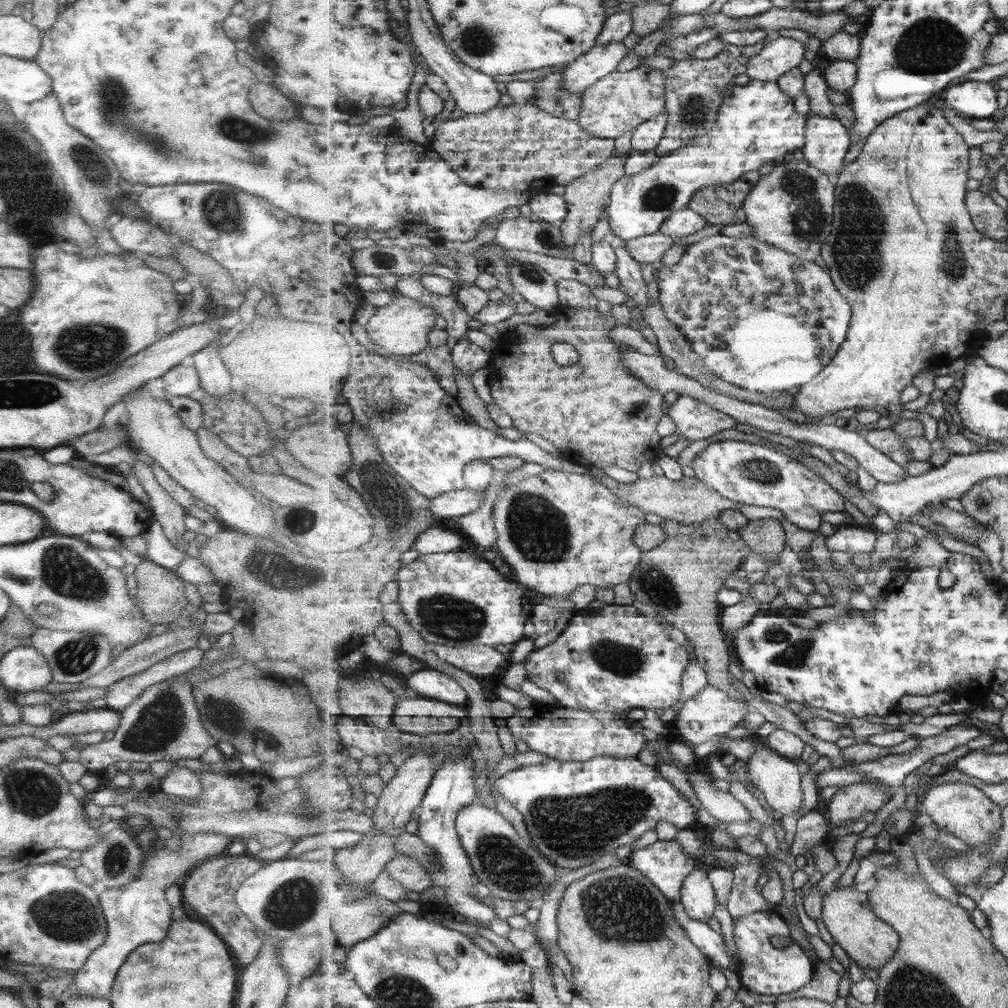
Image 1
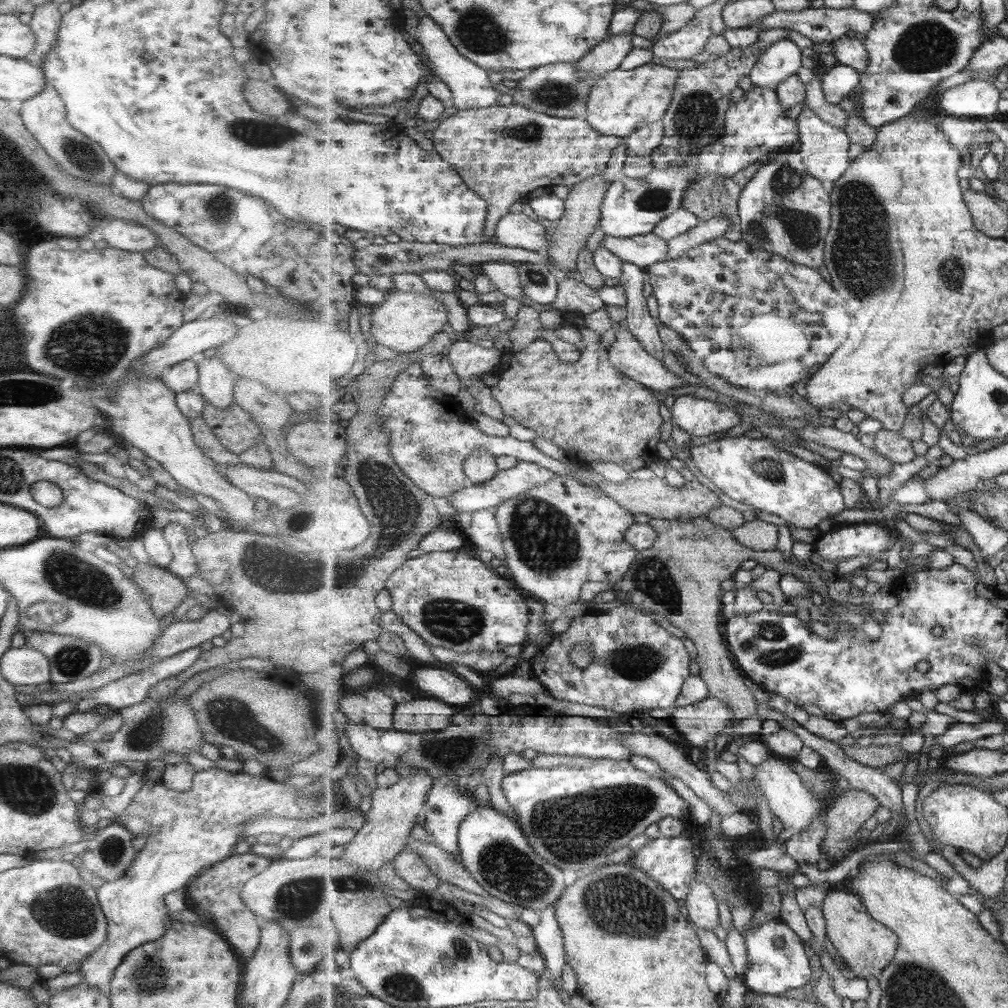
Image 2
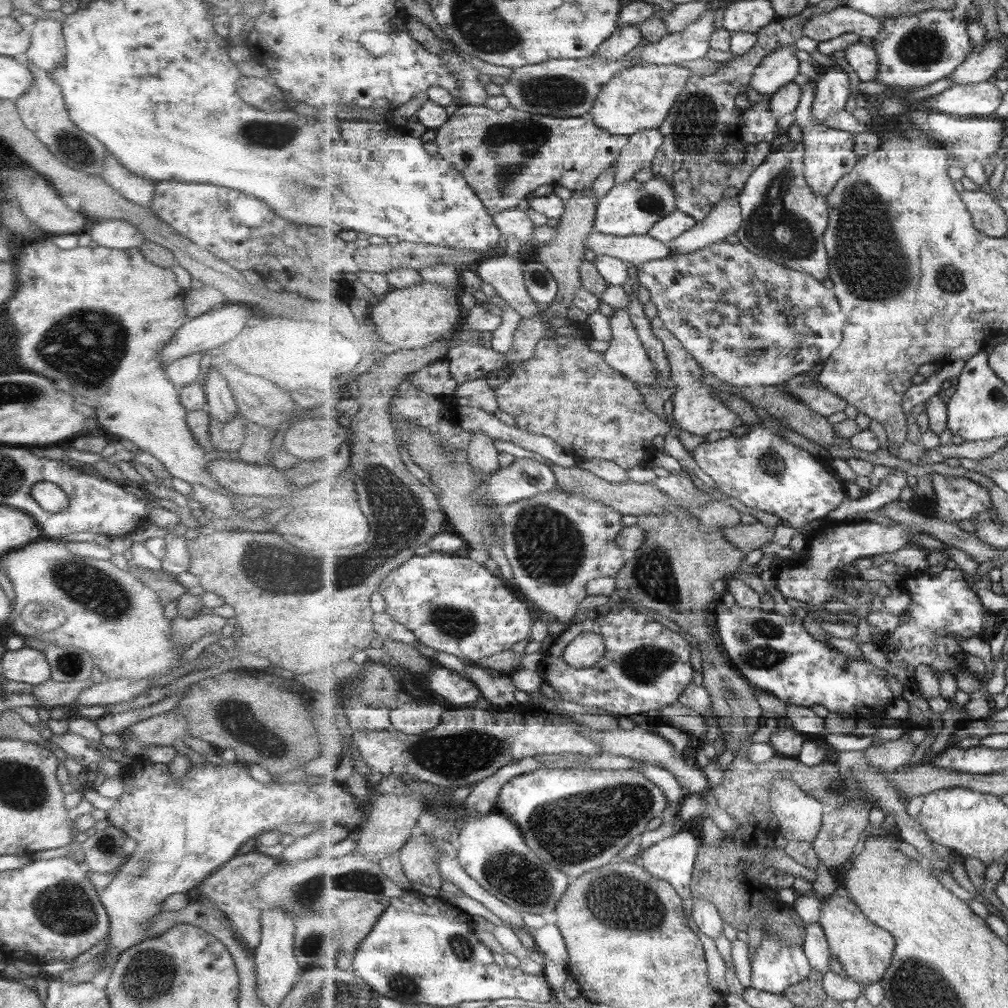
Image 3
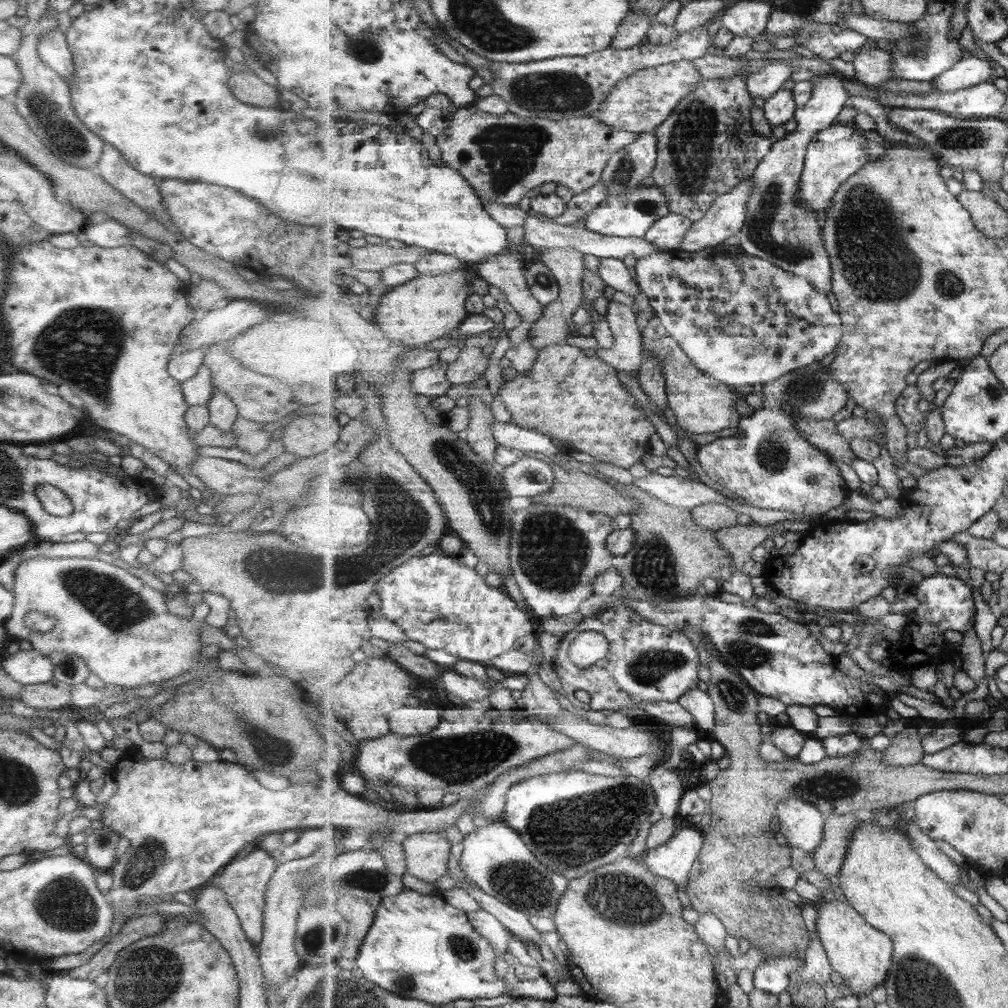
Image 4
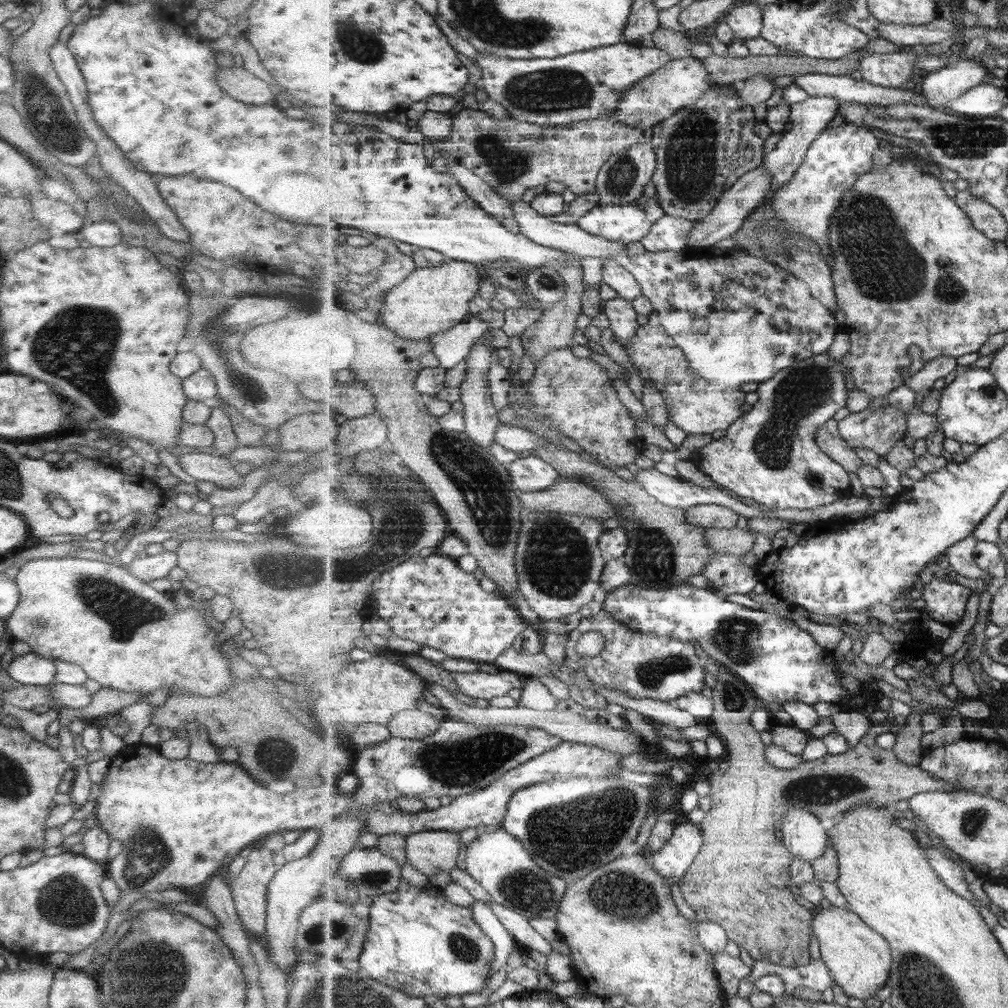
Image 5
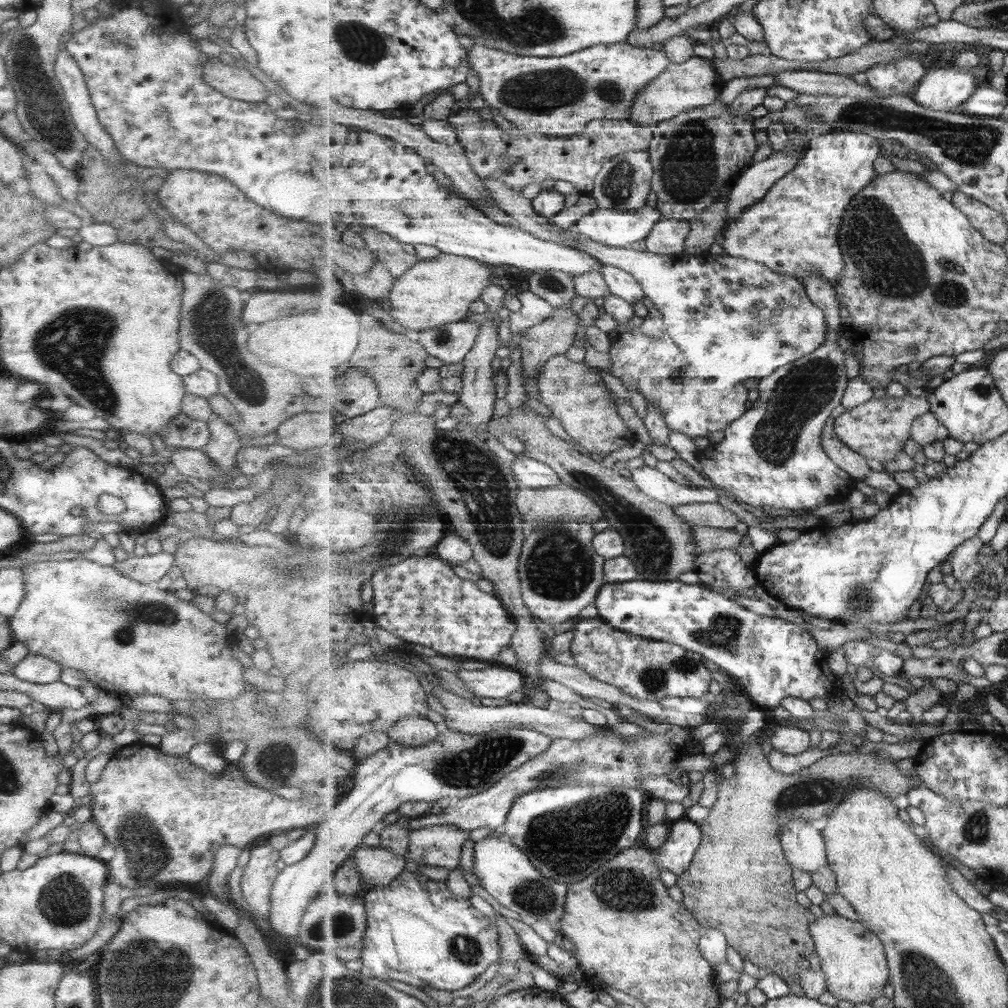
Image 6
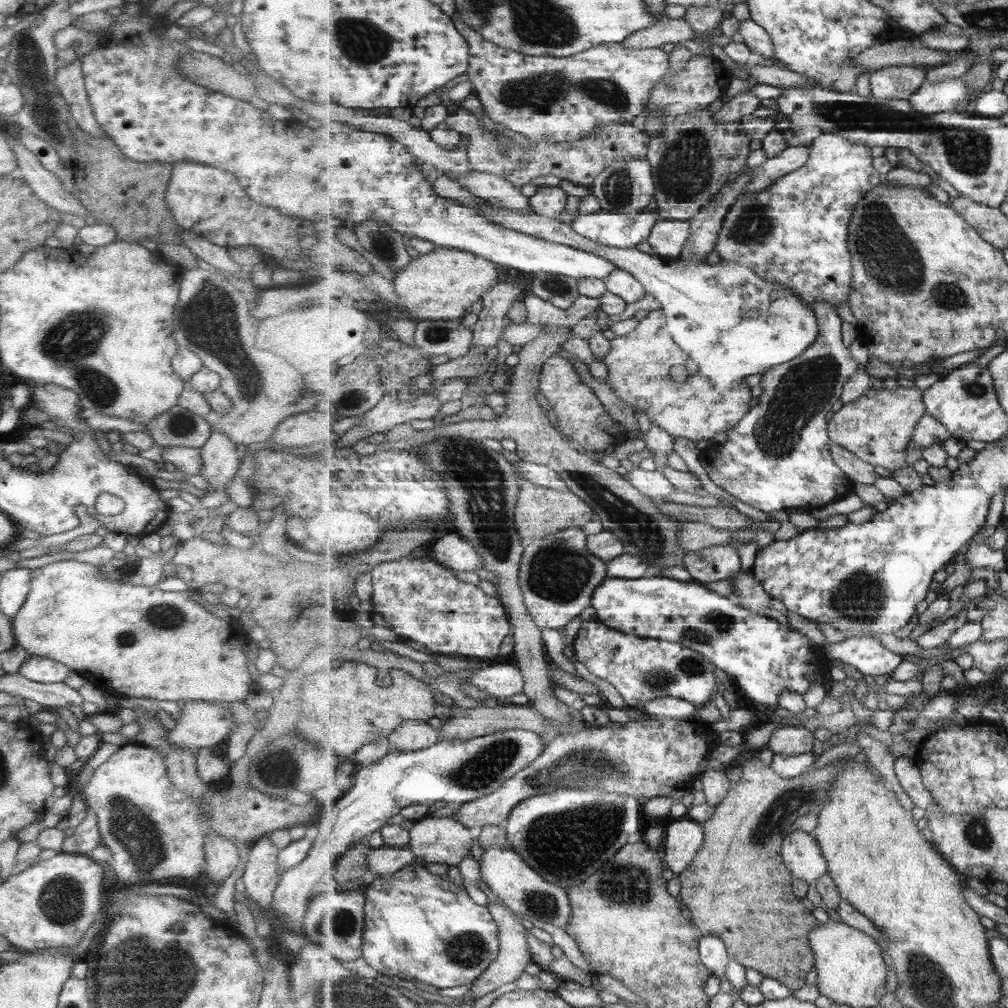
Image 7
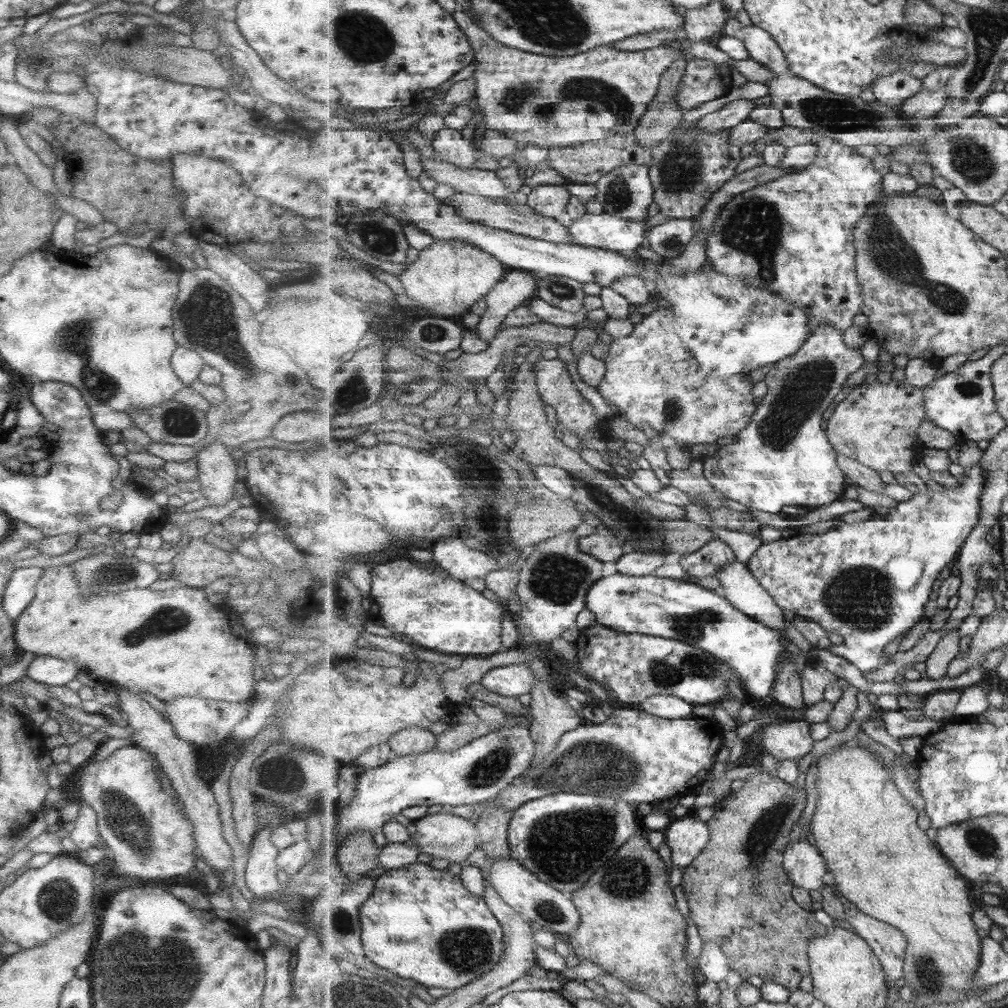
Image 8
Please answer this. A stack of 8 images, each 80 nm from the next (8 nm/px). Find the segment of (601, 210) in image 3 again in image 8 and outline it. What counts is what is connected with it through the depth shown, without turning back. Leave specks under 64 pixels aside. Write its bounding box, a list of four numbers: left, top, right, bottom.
[569,213,647,255]

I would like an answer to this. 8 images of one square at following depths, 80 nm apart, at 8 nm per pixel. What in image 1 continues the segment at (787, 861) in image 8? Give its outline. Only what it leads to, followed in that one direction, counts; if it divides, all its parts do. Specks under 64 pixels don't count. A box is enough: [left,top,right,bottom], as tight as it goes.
[747,734,805,816]

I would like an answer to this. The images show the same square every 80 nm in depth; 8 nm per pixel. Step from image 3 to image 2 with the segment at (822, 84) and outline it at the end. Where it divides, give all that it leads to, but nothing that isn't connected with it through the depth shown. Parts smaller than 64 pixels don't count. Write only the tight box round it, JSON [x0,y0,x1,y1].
[821,62,860,104]

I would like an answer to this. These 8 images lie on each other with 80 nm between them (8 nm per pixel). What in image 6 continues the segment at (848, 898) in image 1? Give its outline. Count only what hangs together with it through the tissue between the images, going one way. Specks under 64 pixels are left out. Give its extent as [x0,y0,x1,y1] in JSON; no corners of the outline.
[811,913,891,1005]

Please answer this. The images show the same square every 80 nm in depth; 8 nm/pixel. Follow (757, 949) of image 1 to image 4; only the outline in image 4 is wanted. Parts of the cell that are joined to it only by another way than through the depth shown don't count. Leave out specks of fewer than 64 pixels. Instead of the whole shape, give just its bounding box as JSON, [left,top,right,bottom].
[754,952,805,994]

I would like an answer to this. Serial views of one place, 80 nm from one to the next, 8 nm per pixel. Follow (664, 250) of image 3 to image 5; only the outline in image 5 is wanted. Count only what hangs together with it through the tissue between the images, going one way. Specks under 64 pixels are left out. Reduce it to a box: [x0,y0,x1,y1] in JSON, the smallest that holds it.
[510,199,626,259]

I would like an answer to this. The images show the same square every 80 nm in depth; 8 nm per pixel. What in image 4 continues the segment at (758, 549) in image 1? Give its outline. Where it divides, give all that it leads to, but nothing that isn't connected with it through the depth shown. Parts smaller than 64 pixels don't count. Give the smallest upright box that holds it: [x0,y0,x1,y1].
[716,525,785,576]

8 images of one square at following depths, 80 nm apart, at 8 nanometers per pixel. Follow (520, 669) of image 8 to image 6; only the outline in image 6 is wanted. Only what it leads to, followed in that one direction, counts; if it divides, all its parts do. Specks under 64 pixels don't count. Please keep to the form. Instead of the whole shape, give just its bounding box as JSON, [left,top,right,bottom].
[458,664,524,699]

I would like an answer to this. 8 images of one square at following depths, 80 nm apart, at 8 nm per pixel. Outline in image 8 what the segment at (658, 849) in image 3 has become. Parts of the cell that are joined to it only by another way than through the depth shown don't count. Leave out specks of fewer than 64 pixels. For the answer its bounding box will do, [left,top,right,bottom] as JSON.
[665,813,712,868]

